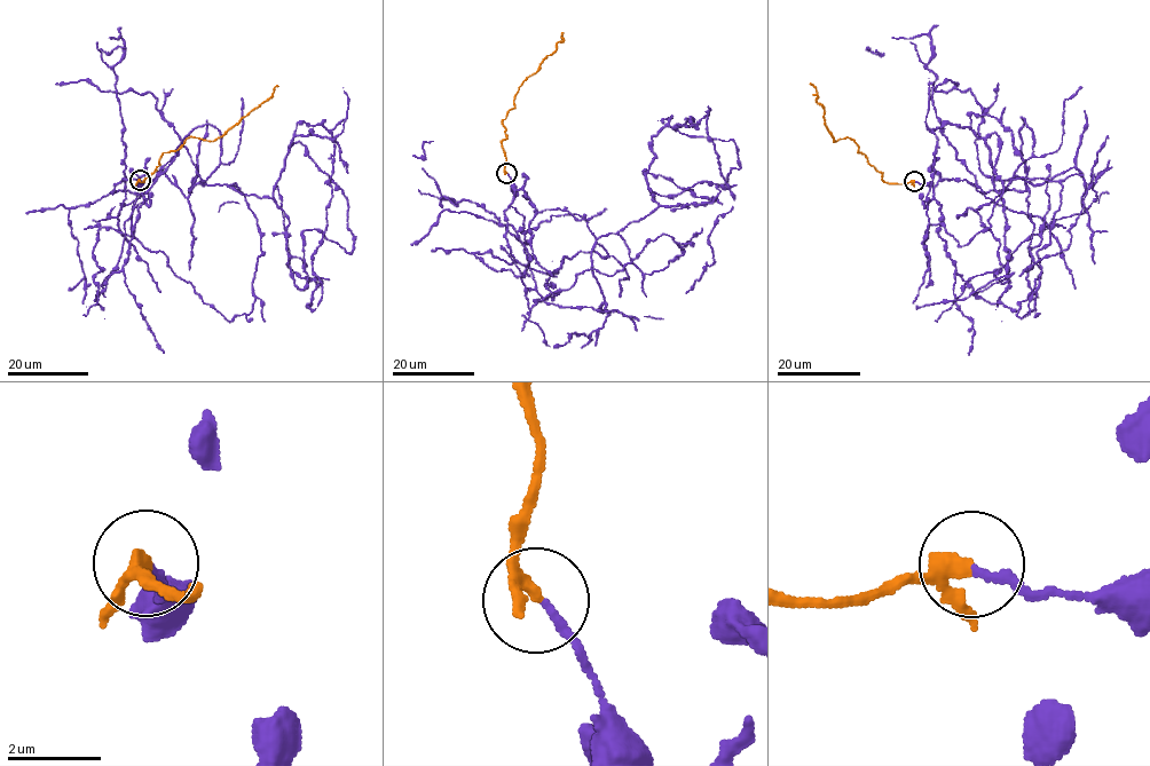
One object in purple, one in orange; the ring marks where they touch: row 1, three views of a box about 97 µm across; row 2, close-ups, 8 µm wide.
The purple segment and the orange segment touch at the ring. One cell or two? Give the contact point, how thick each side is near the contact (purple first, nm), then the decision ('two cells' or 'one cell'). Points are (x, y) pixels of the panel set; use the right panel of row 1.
at (914, 181); 180 nm thick on the purple side, 240 nm on the other; two cells

